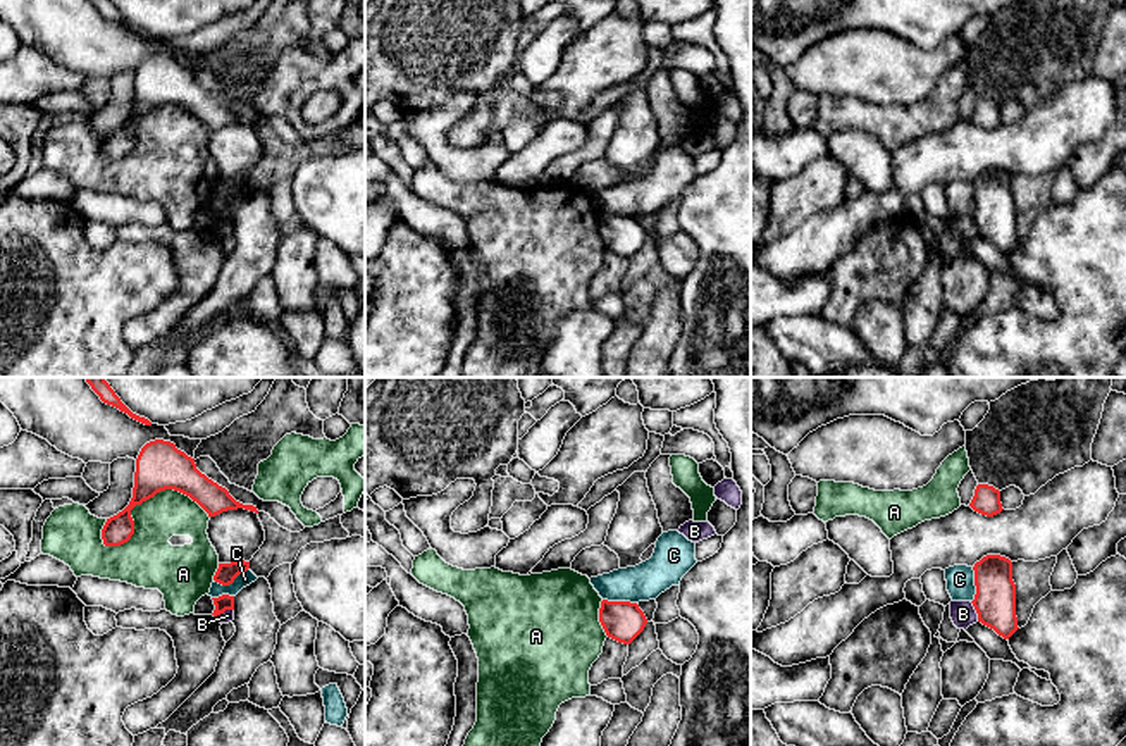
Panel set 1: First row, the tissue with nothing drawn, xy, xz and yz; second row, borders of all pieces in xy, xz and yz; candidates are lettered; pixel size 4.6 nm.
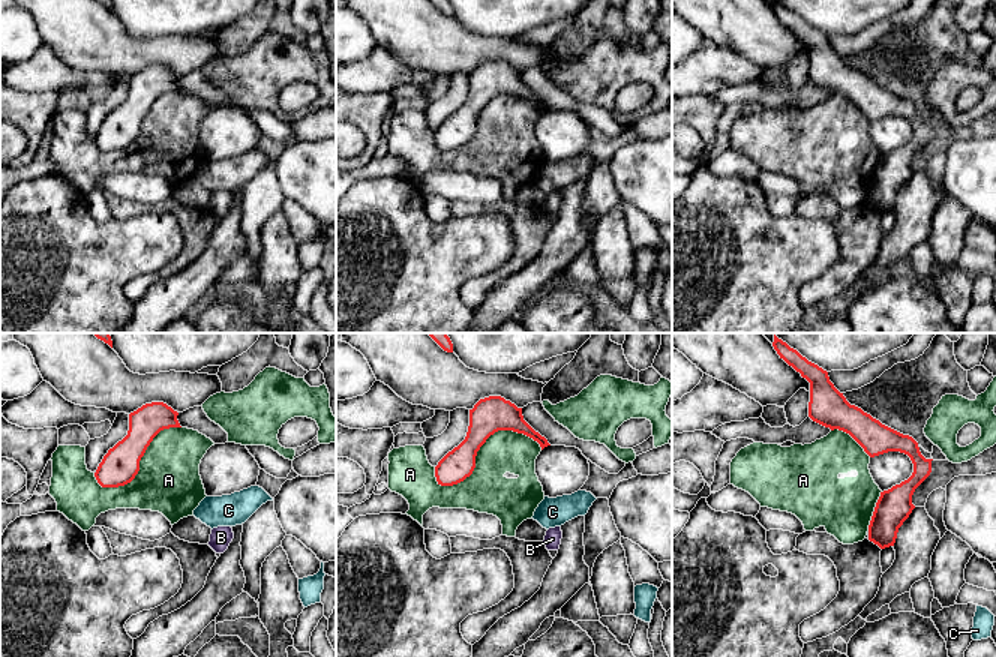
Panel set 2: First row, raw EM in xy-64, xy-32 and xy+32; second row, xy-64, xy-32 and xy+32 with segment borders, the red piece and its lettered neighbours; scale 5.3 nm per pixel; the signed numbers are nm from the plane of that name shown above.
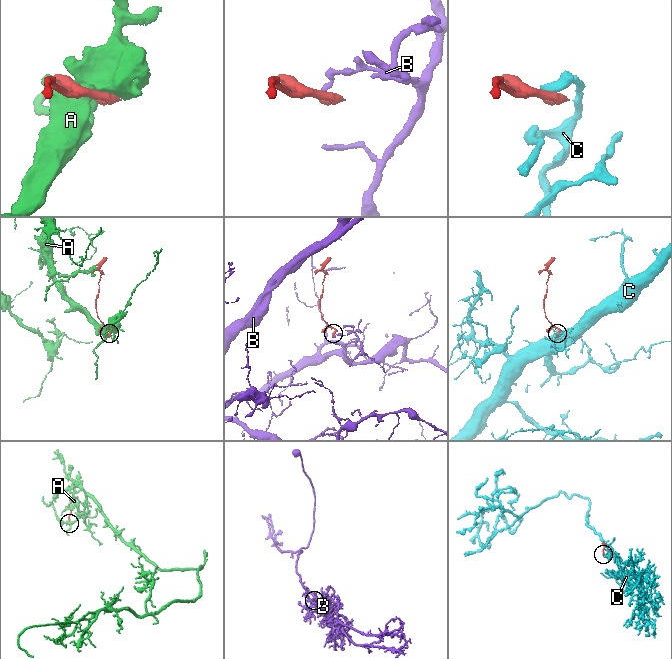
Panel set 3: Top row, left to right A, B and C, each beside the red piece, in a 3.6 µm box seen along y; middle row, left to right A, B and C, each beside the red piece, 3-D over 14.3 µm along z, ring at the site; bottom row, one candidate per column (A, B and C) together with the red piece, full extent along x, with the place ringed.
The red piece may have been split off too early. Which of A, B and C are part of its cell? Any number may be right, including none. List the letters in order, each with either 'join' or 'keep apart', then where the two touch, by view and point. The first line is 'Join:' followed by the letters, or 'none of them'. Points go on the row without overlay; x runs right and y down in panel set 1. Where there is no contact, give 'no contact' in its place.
Join: none of them
A: keep apart | xy (140, 118)
B: keep apart | yz (977, 226)
C: keep apart | xy (231, 197)

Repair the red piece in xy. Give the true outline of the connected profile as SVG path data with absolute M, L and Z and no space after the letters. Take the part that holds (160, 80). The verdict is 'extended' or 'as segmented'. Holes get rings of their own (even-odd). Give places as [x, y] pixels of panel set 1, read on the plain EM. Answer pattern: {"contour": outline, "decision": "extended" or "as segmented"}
{"contour": "M155 53L146 57L136 72L133 112L122 126L107 133L102 143L103 159L127 157L134 148L131 124L165 103L189 110L208 131L238 122L258 127L257 121L236 115L226 102L201 88L195 72L177 64L174 57Z", "decision": "as segmented"}

